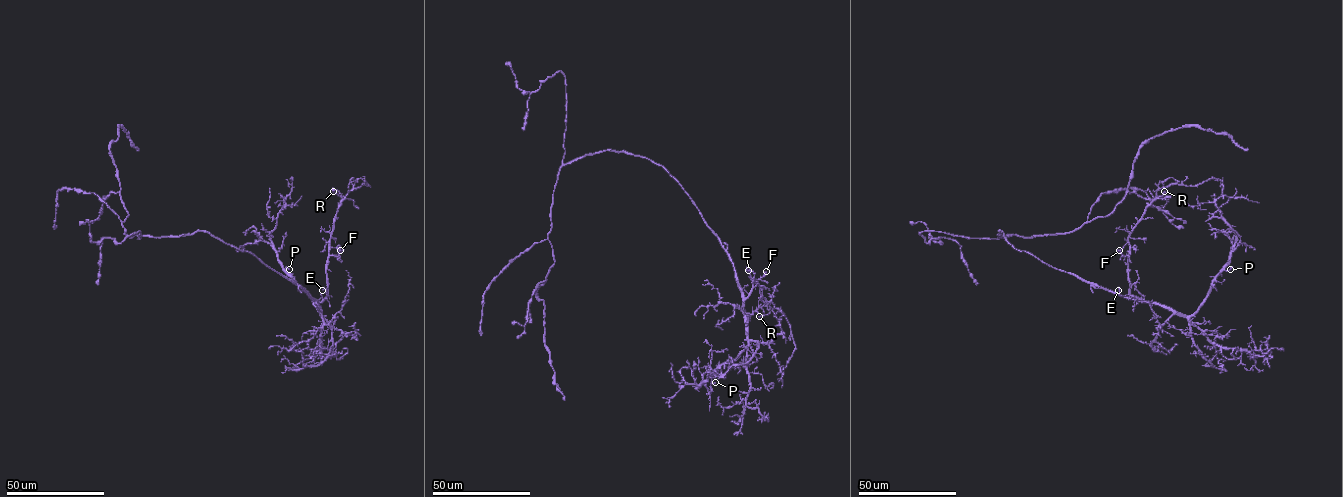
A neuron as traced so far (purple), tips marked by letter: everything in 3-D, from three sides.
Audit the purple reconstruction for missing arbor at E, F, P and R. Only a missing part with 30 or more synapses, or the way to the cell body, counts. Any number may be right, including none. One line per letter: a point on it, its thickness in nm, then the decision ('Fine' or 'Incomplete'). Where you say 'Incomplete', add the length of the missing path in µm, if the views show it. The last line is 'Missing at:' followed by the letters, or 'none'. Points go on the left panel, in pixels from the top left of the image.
E: Place: (322, 290). Thickness 160 nm. Fine
F: Place: (340, 250). Thickness 180 nm. Fine
P: Place: (289, 269). Thickness 240 nm. Fine
R: Place: (333, 191). Thickness 180 nm. Fine
Missing at: none

